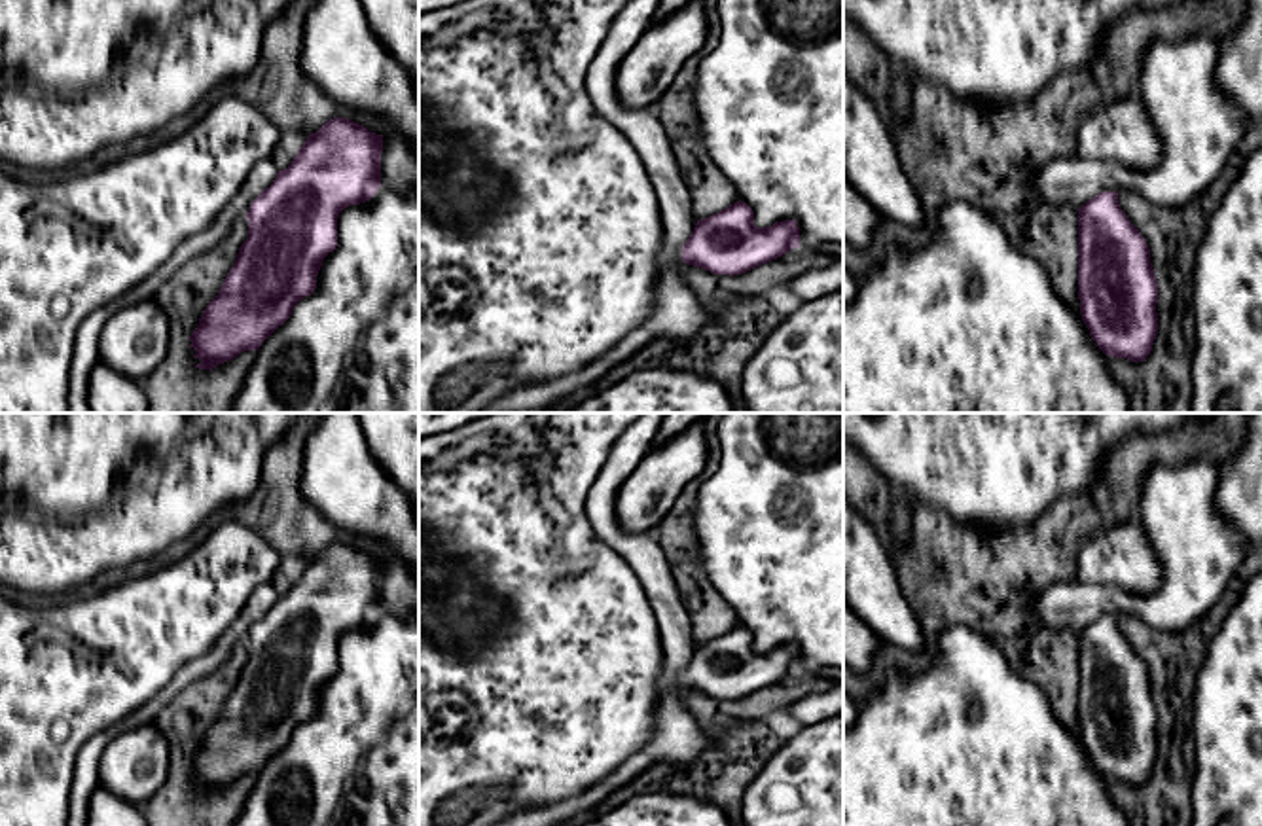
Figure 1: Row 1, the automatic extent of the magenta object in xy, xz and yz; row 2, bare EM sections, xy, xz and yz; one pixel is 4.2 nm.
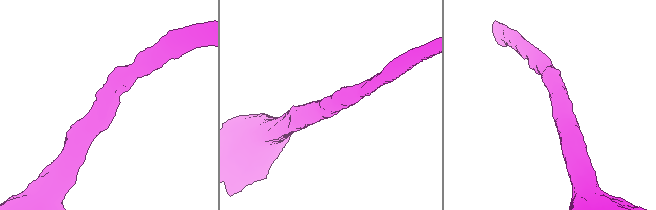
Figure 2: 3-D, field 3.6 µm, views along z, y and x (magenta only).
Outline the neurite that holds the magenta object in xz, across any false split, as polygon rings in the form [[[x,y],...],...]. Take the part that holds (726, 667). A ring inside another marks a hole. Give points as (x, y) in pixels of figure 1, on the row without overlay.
[[[737,625],[705,644],[697,644],[690,663],[682,669],[682,684],[714,699],[733,701],[798,671],[800,652],[796,644],[756,652],[752,633]]]

